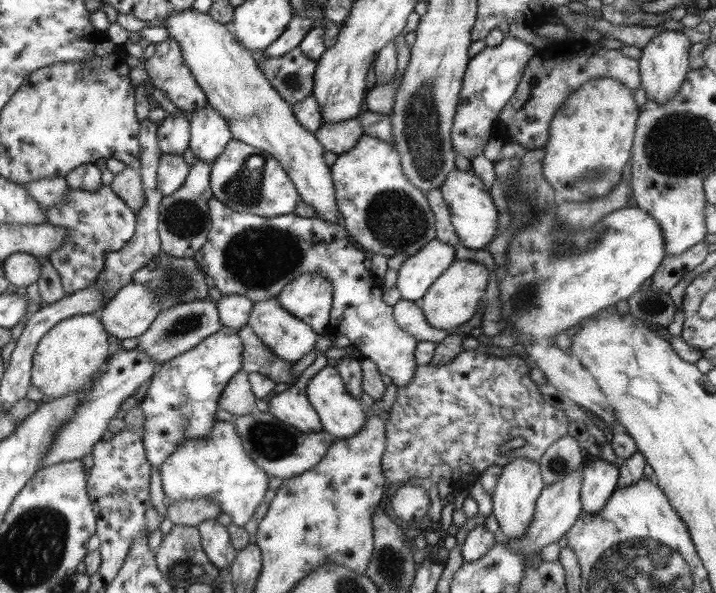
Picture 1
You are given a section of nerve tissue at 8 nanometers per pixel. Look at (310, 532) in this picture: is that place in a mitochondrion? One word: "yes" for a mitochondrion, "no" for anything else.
no

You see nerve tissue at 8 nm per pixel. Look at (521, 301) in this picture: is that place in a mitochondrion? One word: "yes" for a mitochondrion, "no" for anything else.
yes

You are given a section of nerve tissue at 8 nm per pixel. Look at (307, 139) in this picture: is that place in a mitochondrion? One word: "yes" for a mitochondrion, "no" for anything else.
no

